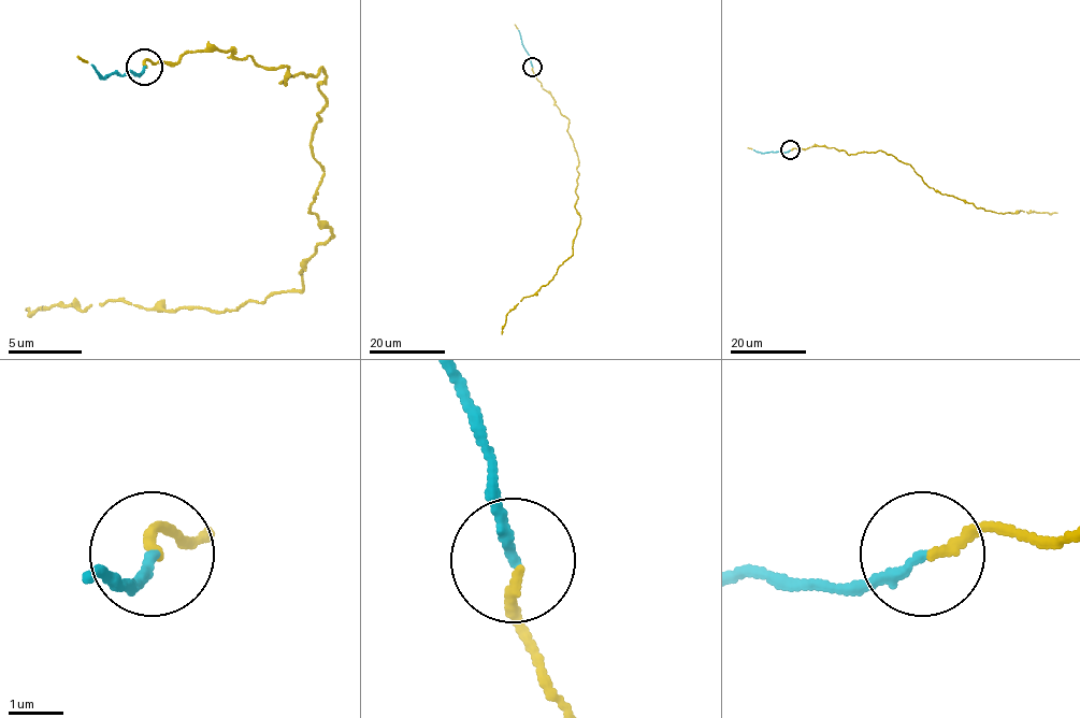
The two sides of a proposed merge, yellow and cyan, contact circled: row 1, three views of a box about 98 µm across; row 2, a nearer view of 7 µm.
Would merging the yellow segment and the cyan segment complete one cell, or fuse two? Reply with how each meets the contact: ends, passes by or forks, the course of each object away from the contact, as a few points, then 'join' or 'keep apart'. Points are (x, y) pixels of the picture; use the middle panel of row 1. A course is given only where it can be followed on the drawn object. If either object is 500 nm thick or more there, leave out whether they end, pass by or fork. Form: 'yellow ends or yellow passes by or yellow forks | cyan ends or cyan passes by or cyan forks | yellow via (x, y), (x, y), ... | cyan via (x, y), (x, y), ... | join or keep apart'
yellow ends | cyan ends | yellow via (532, 67), (569, 120), (579, 163), (575, 206), (580, 220), (573, 254), (545, 285), (507, 314), (502, 333) | cyan via (532, 66), (518, 30) | join

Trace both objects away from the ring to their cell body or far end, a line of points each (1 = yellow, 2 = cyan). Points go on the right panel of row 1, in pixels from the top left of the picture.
1: (790, 151), (821, 145), (848, 154), (882, 151), (908, 163), (930, 187), (977, 207), (1005, 214), (1056, 213)
2: (789, 151), (766, 153), (753, 149)

